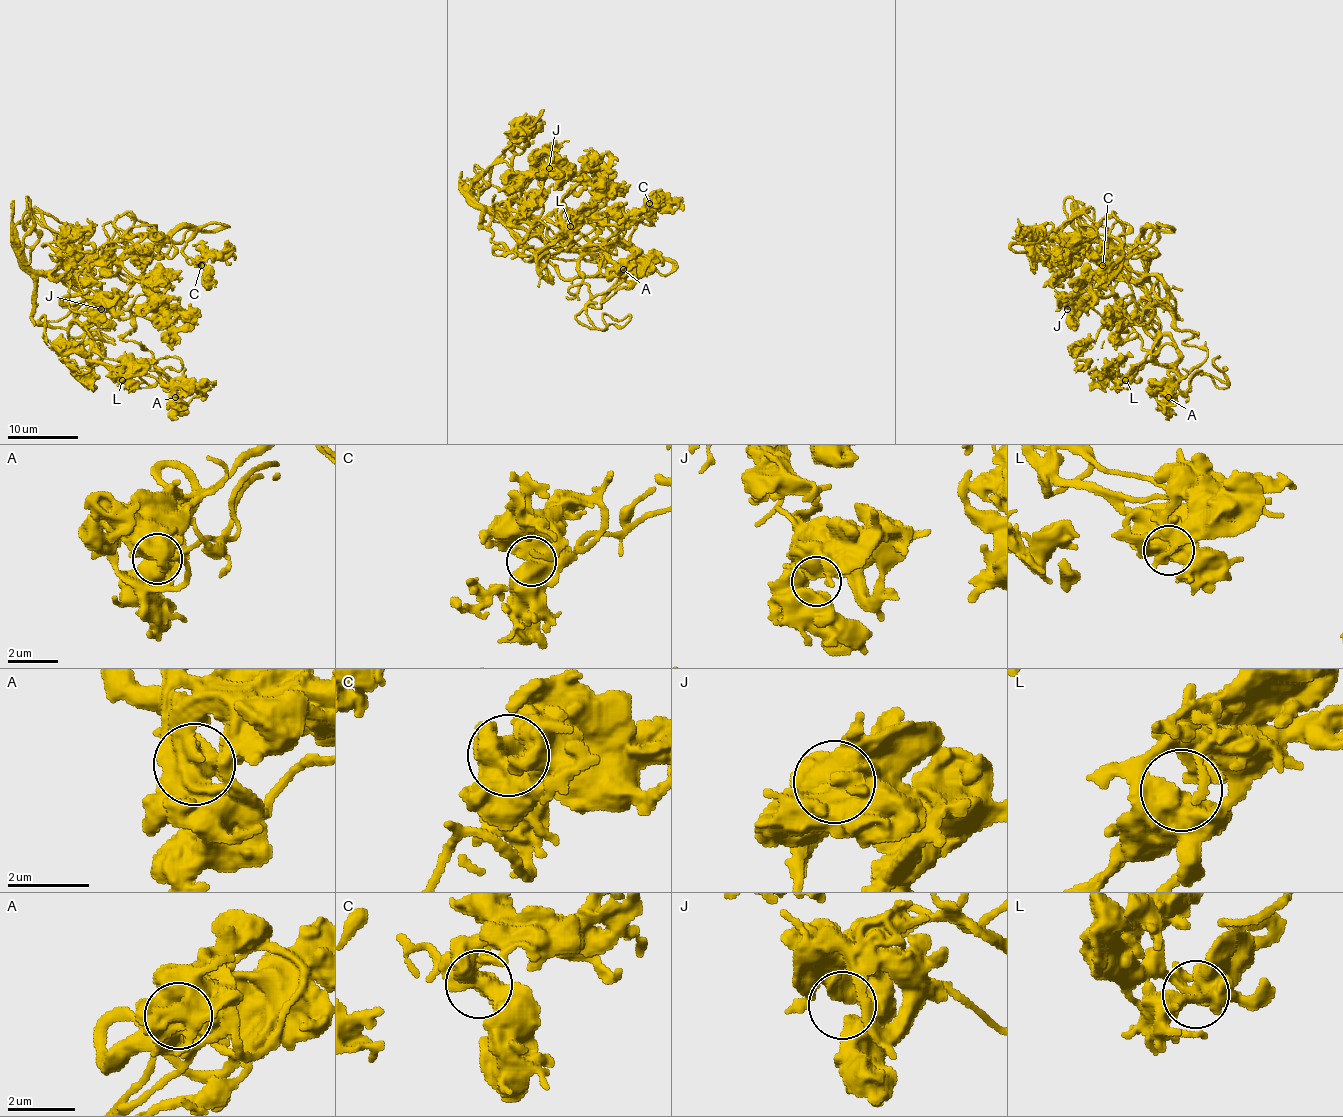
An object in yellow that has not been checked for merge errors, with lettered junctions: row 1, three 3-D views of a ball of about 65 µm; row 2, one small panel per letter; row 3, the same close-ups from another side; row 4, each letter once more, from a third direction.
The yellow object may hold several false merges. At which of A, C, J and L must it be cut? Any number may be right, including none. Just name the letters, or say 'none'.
none

